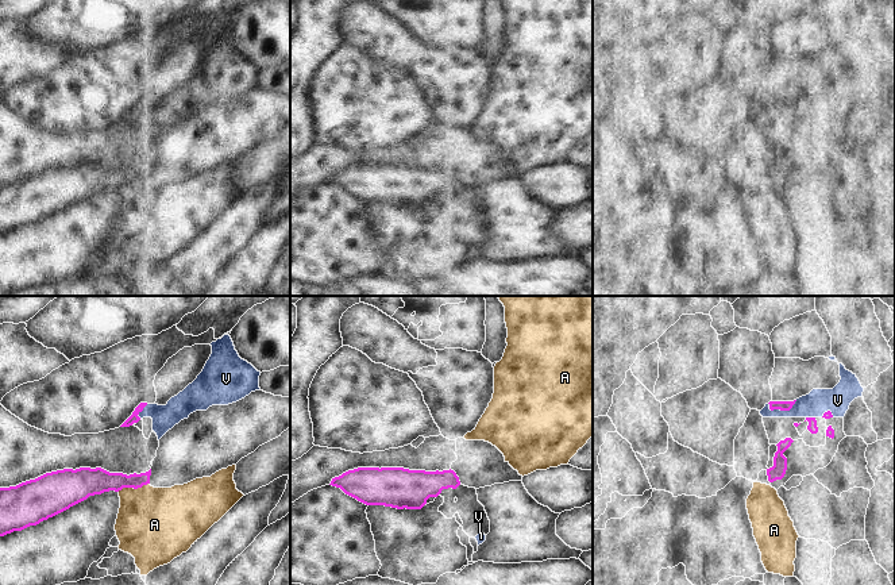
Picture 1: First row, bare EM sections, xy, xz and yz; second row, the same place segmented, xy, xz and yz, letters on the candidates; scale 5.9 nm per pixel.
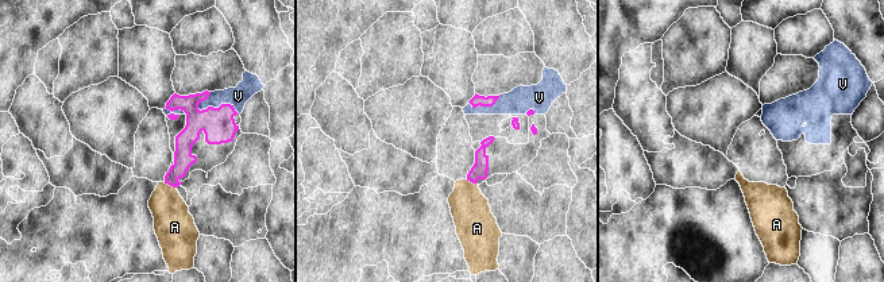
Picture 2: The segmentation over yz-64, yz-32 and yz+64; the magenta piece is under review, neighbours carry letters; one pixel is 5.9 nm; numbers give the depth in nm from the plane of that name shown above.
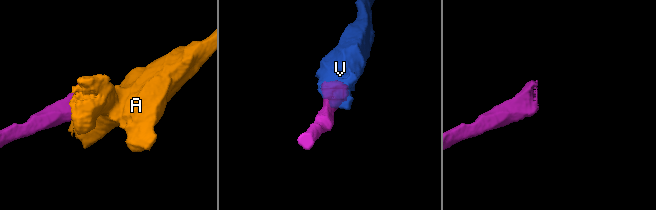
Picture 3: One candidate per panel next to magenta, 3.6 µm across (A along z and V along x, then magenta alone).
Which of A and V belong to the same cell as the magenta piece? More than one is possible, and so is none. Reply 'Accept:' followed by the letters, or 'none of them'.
Accept: V

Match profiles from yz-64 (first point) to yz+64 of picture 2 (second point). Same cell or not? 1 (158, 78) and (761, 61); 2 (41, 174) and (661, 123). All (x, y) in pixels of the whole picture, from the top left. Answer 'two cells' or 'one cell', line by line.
1: one cell
2: two cells

